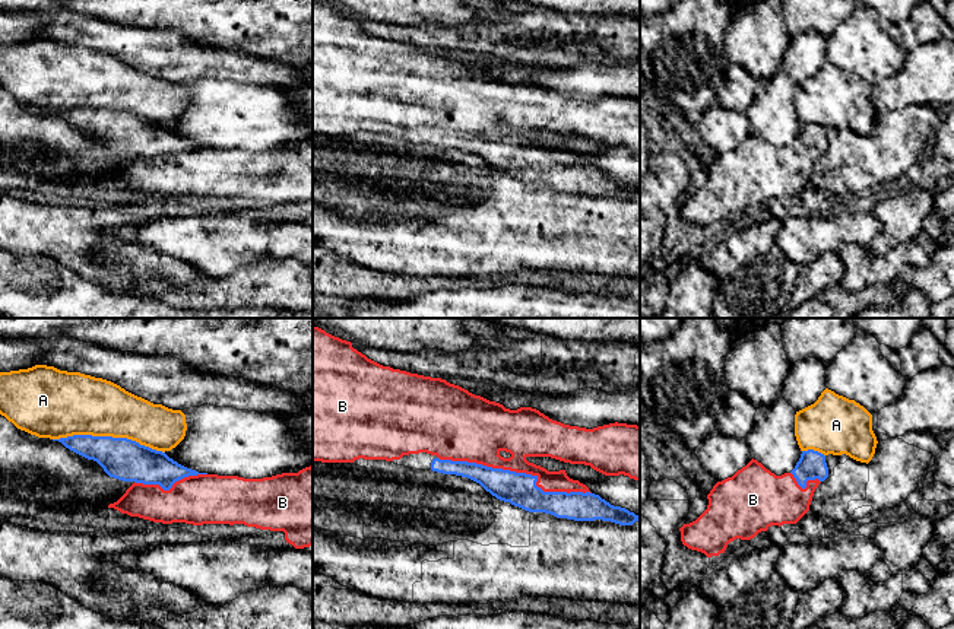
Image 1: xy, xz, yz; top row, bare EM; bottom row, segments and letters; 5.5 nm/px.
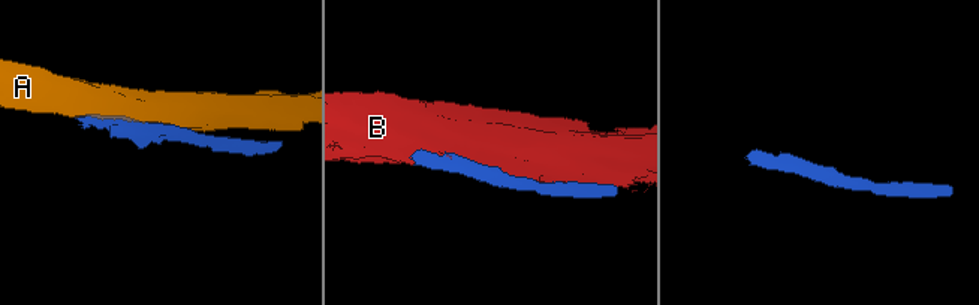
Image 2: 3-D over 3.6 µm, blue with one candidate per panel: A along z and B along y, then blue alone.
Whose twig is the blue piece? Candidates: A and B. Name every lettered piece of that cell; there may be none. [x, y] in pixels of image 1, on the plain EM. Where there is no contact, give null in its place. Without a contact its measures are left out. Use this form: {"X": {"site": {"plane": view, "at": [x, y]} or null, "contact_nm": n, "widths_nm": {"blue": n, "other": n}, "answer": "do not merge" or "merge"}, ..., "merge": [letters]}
{"A": {"site": {"plane": "xy", "at": [108, 110]}, "contact_nm": 600, "widths_nm": {"blue": 220, "other": 340}, "answer": "do not merge"}, "B": {"site": {"plane": "xz", "at": [519, 146]}, "contact_nm": 850, "widths_nm": {"blue": 180, "other": 280}, "answer": "merge"}, "merge": ["B"]}

